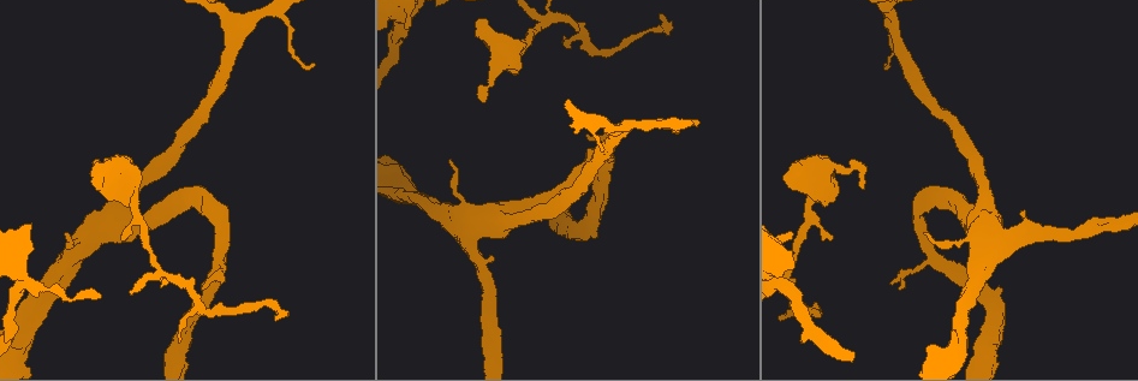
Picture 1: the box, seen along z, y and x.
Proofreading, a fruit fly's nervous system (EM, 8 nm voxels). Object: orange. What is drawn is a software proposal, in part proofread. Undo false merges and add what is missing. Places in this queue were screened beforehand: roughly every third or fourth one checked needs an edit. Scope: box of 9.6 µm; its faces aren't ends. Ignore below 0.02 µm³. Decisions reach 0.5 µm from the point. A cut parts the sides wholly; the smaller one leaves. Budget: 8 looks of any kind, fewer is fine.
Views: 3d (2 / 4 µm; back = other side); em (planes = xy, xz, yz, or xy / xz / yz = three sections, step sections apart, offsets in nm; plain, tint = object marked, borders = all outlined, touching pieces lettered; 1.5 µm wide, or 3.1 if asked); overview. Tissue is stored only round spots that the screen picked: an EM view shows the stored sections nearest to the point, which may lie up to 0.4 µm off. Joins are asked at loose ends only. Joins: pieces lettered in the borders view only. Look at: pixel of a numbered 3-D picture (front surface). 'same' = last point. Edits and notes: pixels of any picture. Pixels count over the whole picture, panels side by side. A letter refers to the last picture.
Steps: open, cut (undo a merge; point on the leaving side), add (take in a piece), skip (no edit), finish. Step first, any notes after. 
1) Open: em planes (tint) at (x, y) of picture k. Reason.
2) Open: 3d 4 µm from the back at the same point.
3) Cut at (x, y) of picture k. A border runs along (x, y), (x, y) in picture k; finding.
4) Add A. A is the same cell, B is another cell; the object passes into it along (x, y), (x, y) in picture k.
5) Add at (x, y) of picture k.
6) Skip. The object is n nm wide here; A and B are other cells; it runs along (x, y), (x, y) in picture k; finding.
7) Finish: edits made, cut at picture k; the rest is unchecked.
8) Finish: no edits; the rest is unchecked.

Open: 3d 4 µm at (123, 235) of picture 1. Branch stops here.

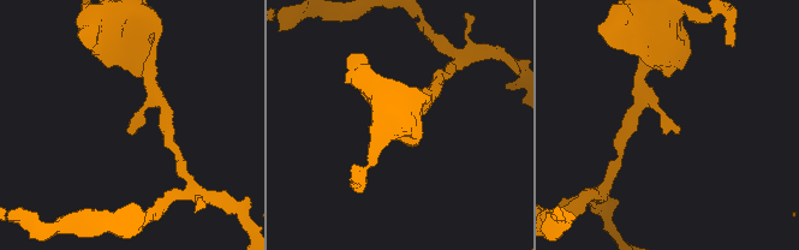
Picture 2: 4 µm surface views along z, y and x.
Open: em xz step 4 (borders) at (676, 125) of picture 2.

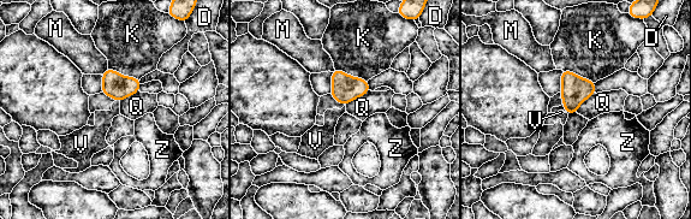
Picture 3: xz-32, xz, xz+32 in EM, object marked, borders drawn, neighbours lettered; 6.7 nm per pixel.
Skip. The longest contact is with K, 240 nm; D, K, M, Q, V and Z are other cells; a border runs along (115, 100), (119, 101) in picture 3; none of them fits.

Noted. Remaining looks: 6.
Open: em xy step 4 (borders) at (888, 65) of picture 1. Branch stops here.

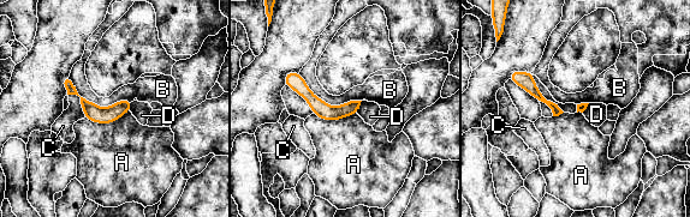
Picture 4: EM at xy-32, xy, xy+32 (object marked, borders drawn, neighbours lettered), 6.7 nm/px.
Open: em planes (borders) at the same point.

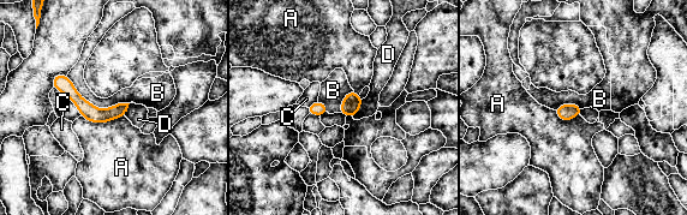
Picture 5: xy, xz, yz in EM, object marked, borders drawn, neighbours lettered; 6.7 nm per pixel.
Skip. A, B, C and D are other cells; none of them fits.

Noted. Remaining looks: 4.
Finish: no edits; the rest is unchecked.

